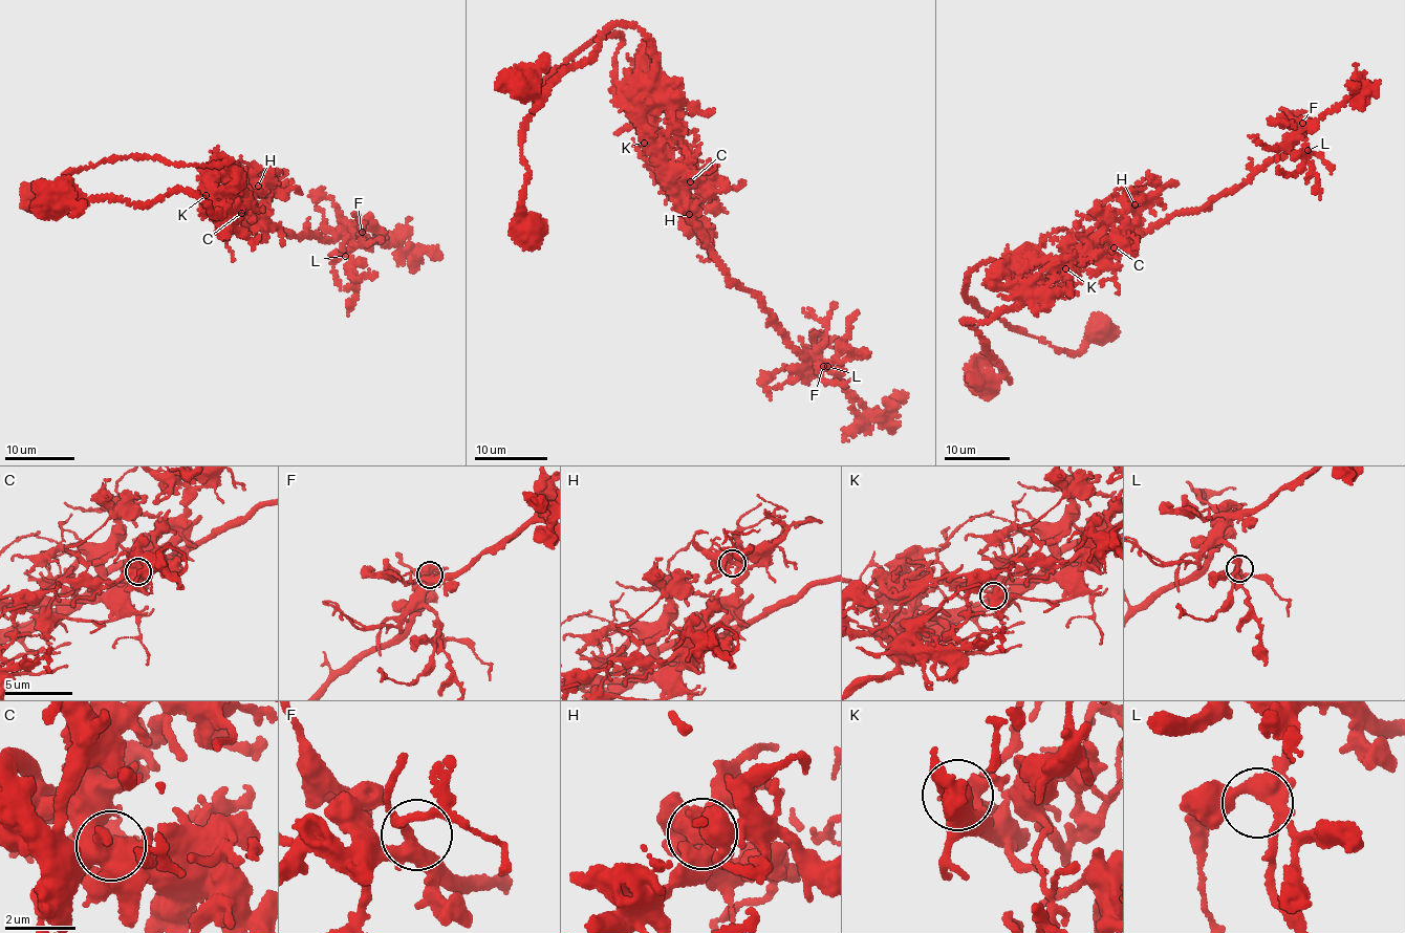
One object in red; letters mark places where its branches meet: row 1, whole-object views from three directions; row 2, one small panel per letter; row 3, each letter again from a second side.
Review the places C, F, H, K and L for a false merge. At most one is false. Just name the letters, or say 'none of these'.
K

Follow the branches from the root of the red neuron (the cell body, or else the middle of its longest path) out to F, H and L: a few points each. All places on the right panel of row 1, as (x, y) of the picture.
F: (984, 386), (995, 359), (964, 322), (991, 320), (1047, 278), (1230, 192), (1292, 148), (1302, 123)
H: (984, 386), (995, 359), (964, 322), (991, 320), (1034, 294), (1047, 278), (1092, 260), (1135, 218), (1135, 204)
L: (984, 386), (995, 359), (966, 321), (991, 320), (1047, 278), (1202, 209), (1297, 136), (1308, 150)

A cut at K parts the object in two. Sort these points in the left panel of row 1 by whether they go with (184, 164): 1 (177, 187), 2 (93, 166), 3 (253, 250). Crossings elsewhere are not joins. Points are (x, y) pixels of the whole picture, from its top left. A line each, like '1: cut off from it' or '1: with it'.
1: cut off from it
2: with it
3: cut off from it

